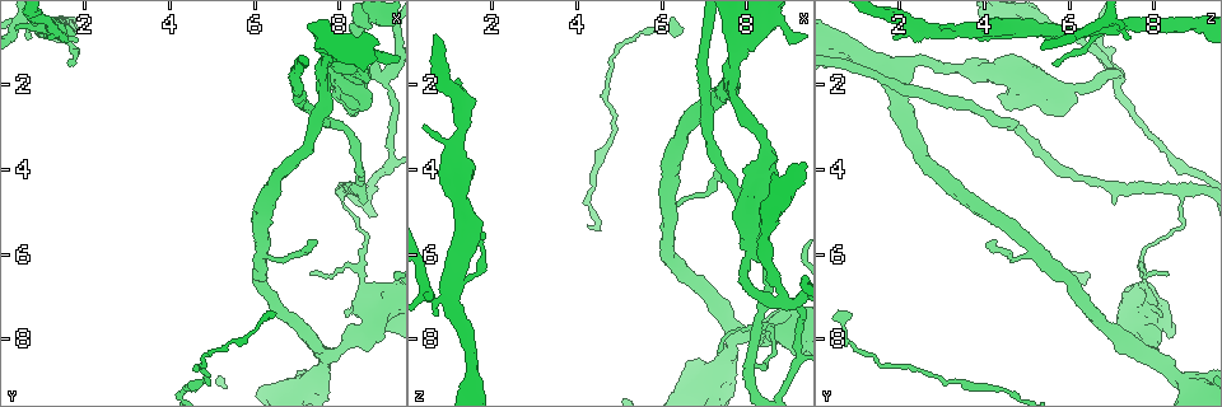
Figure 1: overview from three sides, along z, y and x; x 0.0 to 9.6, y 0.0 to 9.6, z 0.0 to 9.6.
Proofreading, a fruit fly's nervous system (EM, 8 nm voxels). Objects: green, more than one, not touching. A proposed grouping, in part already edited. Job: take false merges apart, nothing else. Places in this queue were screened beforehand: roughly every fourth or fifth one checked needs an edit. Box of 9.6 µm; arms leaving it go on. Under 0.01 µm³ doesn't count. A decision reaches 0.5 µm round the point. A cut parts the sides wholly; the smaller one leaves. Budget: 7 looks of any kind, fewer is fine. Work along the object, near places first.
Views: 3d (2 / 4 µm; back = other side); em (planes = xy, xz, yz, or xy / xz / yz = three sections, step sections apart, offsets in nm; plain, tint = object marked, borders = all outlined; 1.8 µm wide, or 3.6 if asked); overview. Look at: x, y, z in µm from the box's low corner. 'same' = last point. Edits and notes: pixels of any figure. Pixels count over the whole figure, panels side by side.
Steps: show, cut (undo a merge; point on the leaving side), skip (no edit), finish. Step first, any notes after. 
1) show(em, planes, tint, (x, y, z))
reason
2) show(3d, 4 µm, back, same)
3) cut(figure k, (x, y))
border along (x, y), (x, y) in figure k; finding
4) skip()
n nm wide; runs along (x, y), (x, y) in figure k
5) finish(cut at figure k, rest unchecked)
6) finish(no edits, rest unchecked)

show(3d, 2 µm, (9.00, 4.10, 8.90))
touches itself

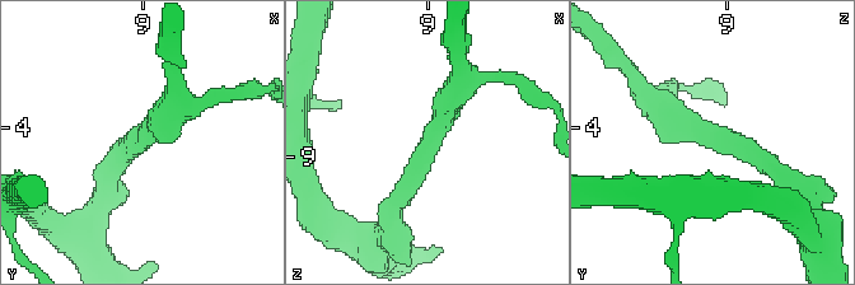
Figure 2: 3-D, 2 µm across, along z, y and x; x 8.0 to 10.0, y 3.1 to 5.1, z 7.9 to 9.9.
show(em, 3.6 µm, xy, step 8, tint, (9.02, 4.06, 8.90))

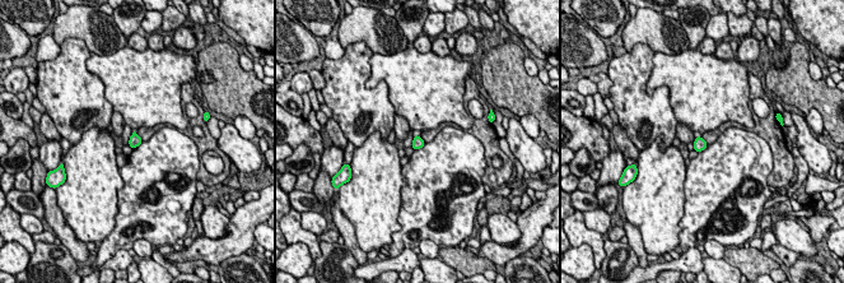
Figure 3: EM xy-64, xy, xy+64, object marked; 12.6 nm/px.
show(em, 3.6 µm, planes, tint, same)

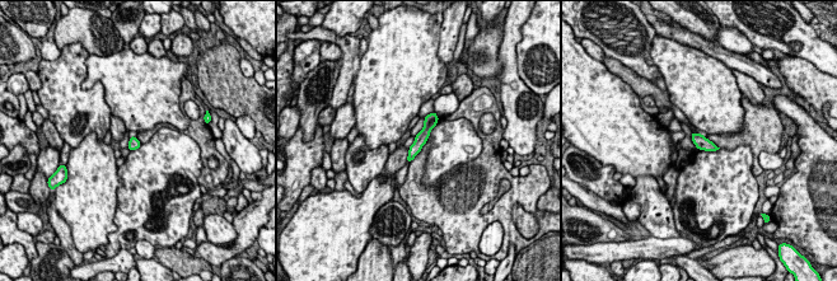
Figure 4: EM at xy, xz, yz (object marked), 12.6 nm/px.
skip()
140 nm wide; runs along (433, 116), (411, 155) in figure 4; one neuron here

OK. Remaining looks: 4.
show(3d, 4 µm, (8.80, 7.20, 7.85))

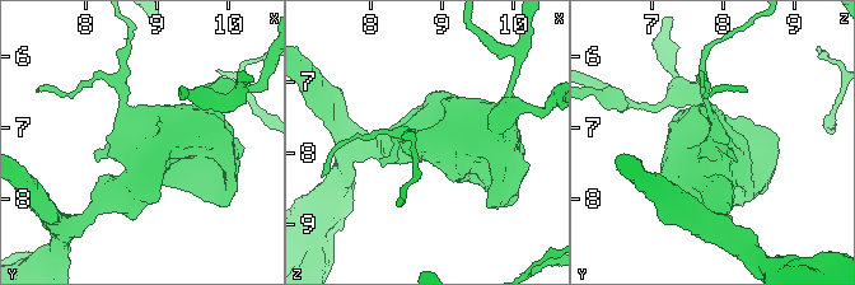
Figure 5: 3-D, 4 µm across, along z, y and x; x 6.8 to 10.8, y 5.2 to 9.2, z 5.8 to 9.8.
show(em, 3.6 µm, planes, tint, (8.80, 7.20, 7.90))

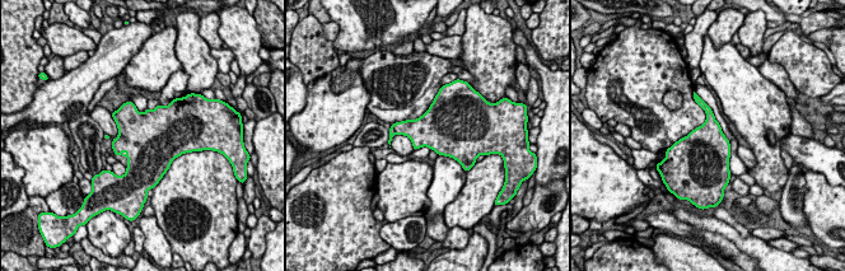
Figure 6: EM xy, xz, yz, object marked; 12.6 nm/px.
skip()
500 nm wide; one neuron here

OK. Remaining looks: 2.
show(3d, 4 µm, (1.25, 0.80, 6.65))
side arm on a straight run

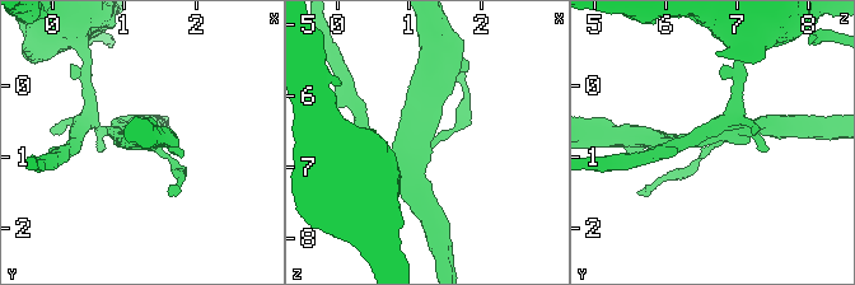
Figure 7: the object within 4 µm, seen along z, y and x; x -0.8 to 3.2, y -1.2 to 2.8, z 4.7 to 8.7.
show(em, xz, step 4, tint, (1.25, 0.70, 6.60))
3 arms; shape alone is not enough

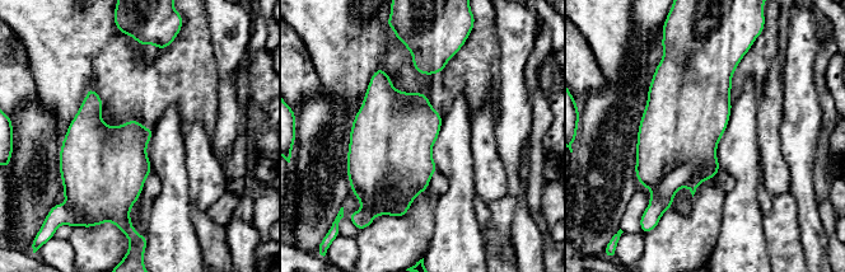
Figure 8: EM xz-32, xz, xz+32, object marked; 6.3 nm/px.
cut(figure 8, (661, 200))
360 nm wide; border along (695, 168), (676, 167), (652, 192) in figure 8; a second neuron is stuck on

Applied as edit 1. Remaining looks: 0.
finish(cut at figure 8, rest unchecked)

